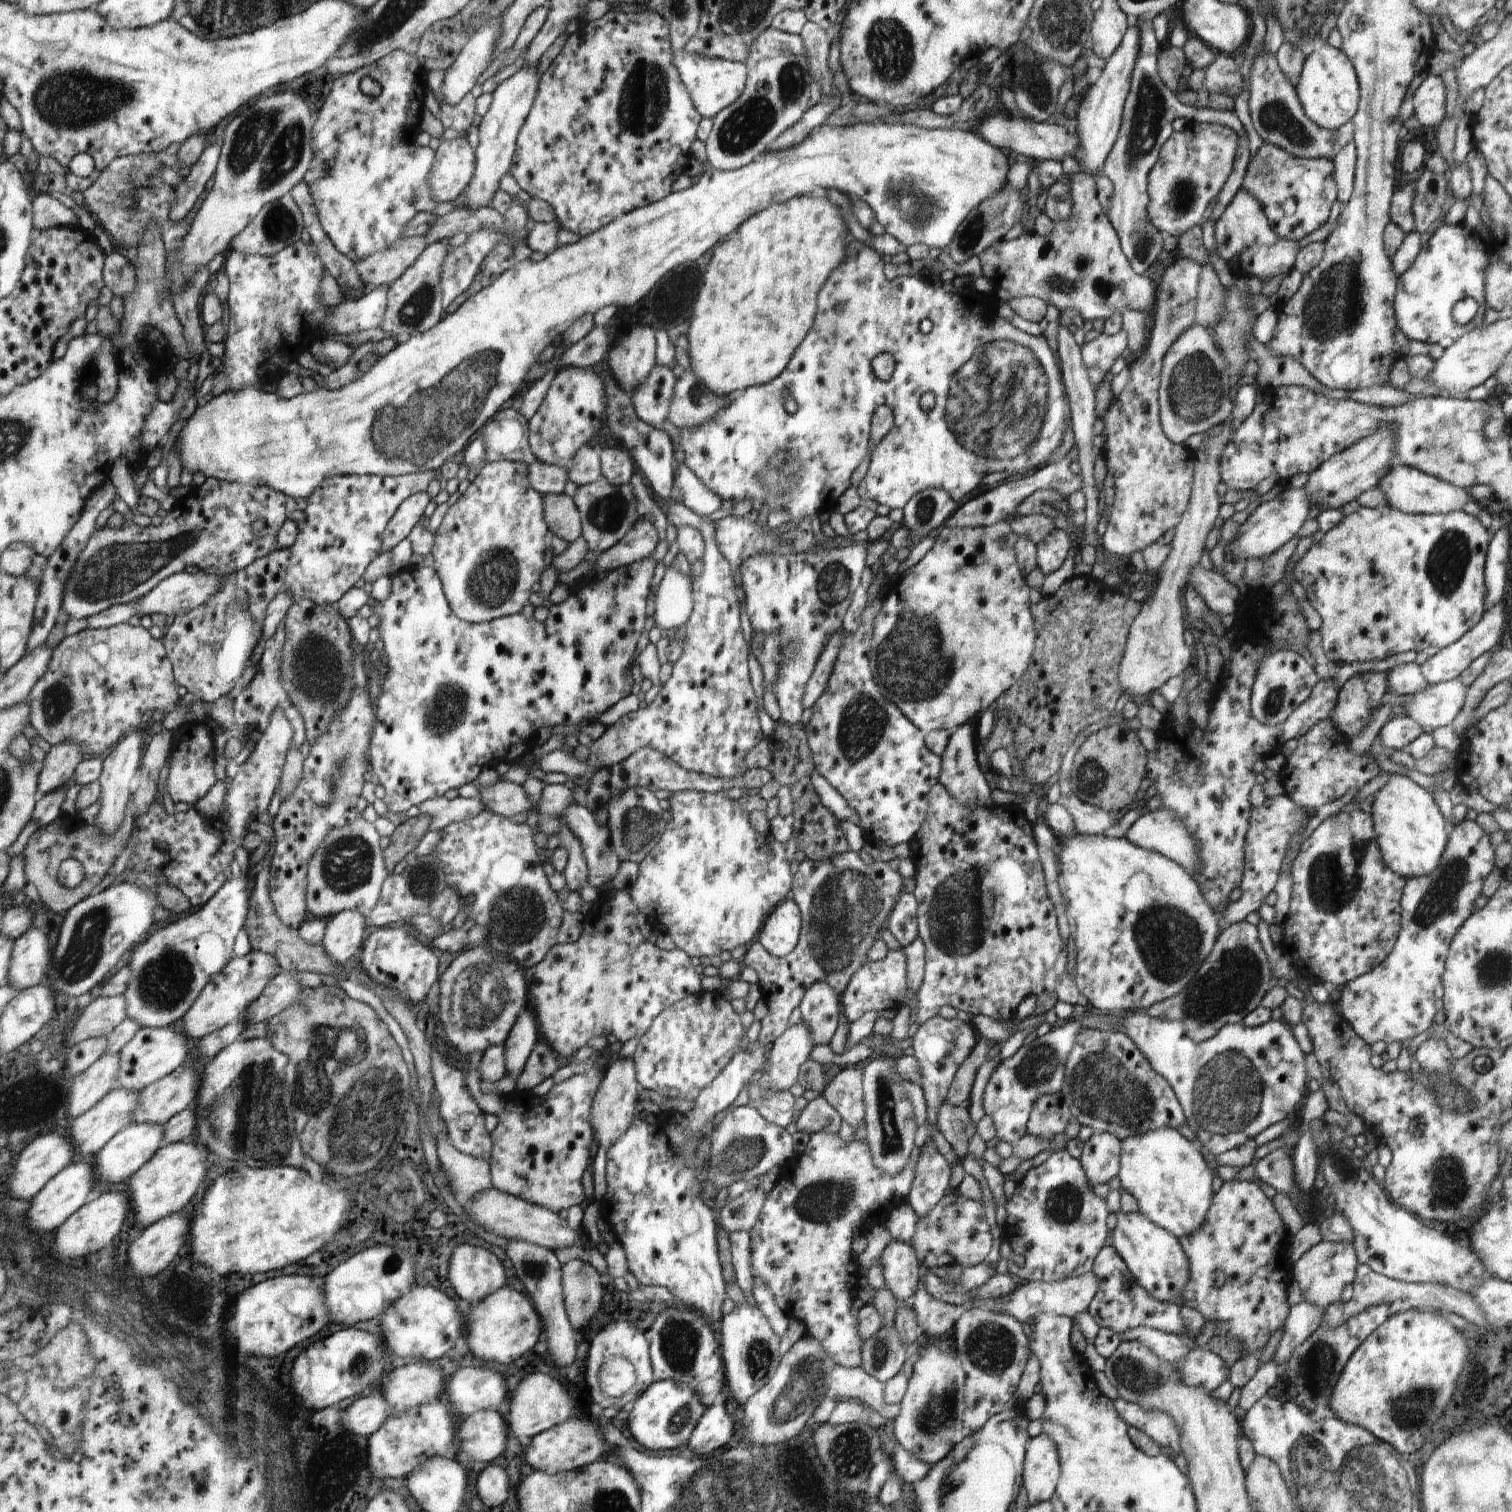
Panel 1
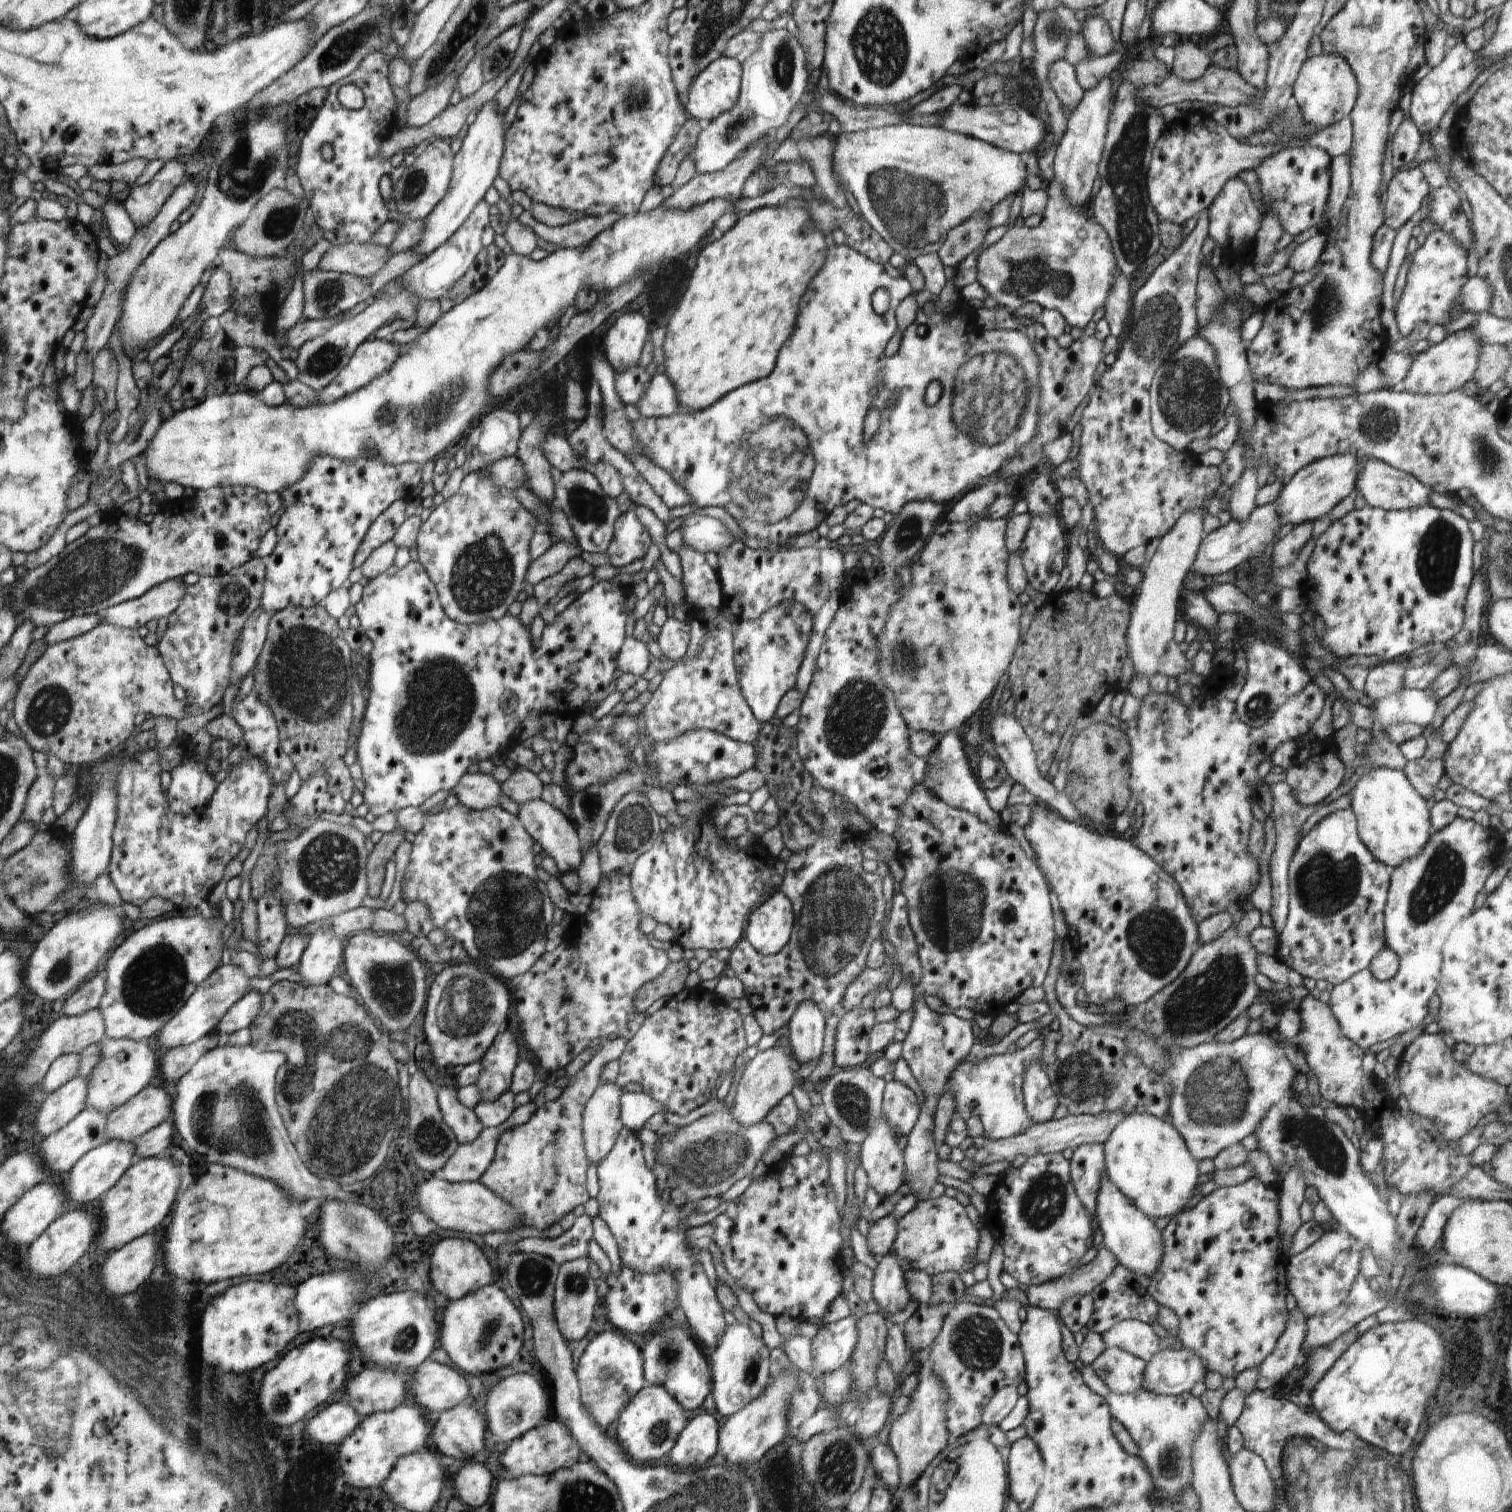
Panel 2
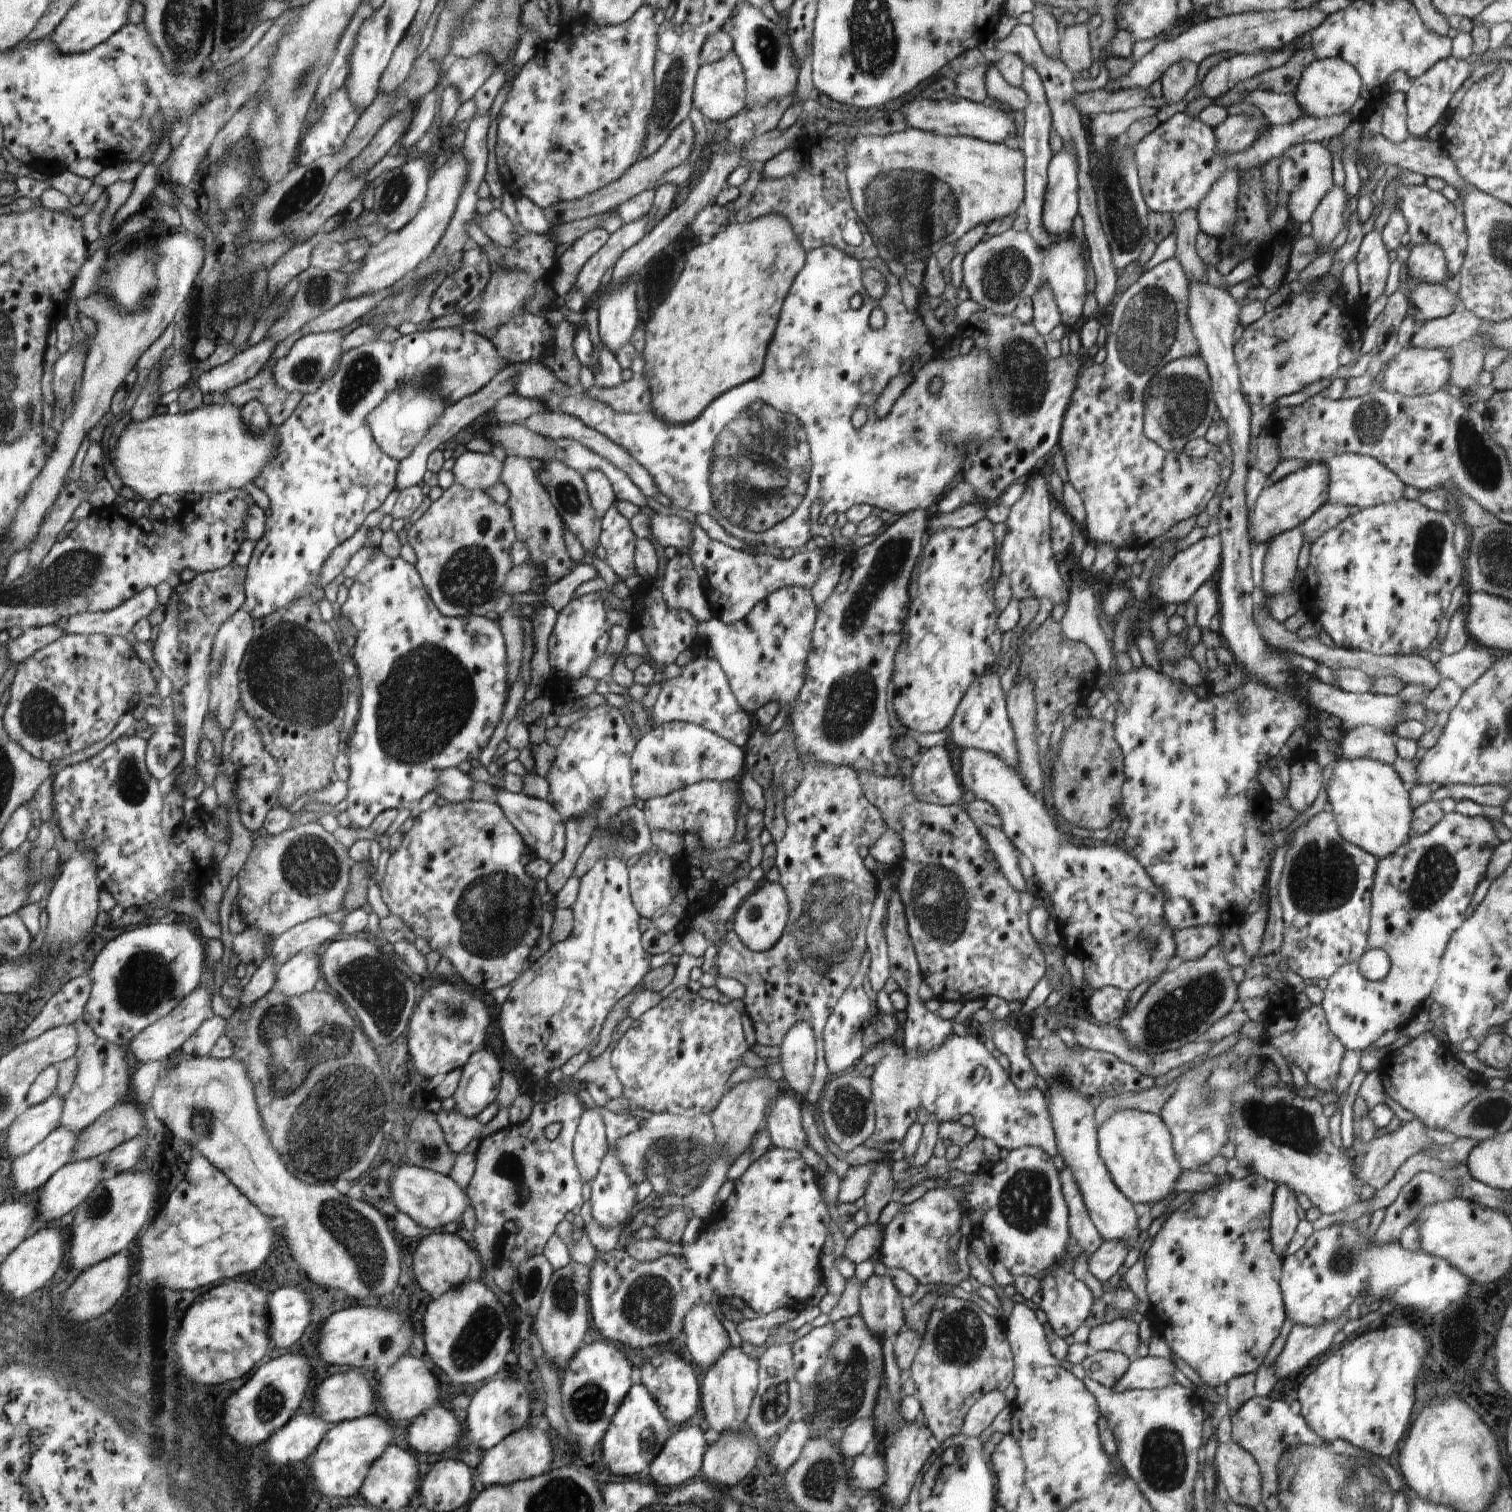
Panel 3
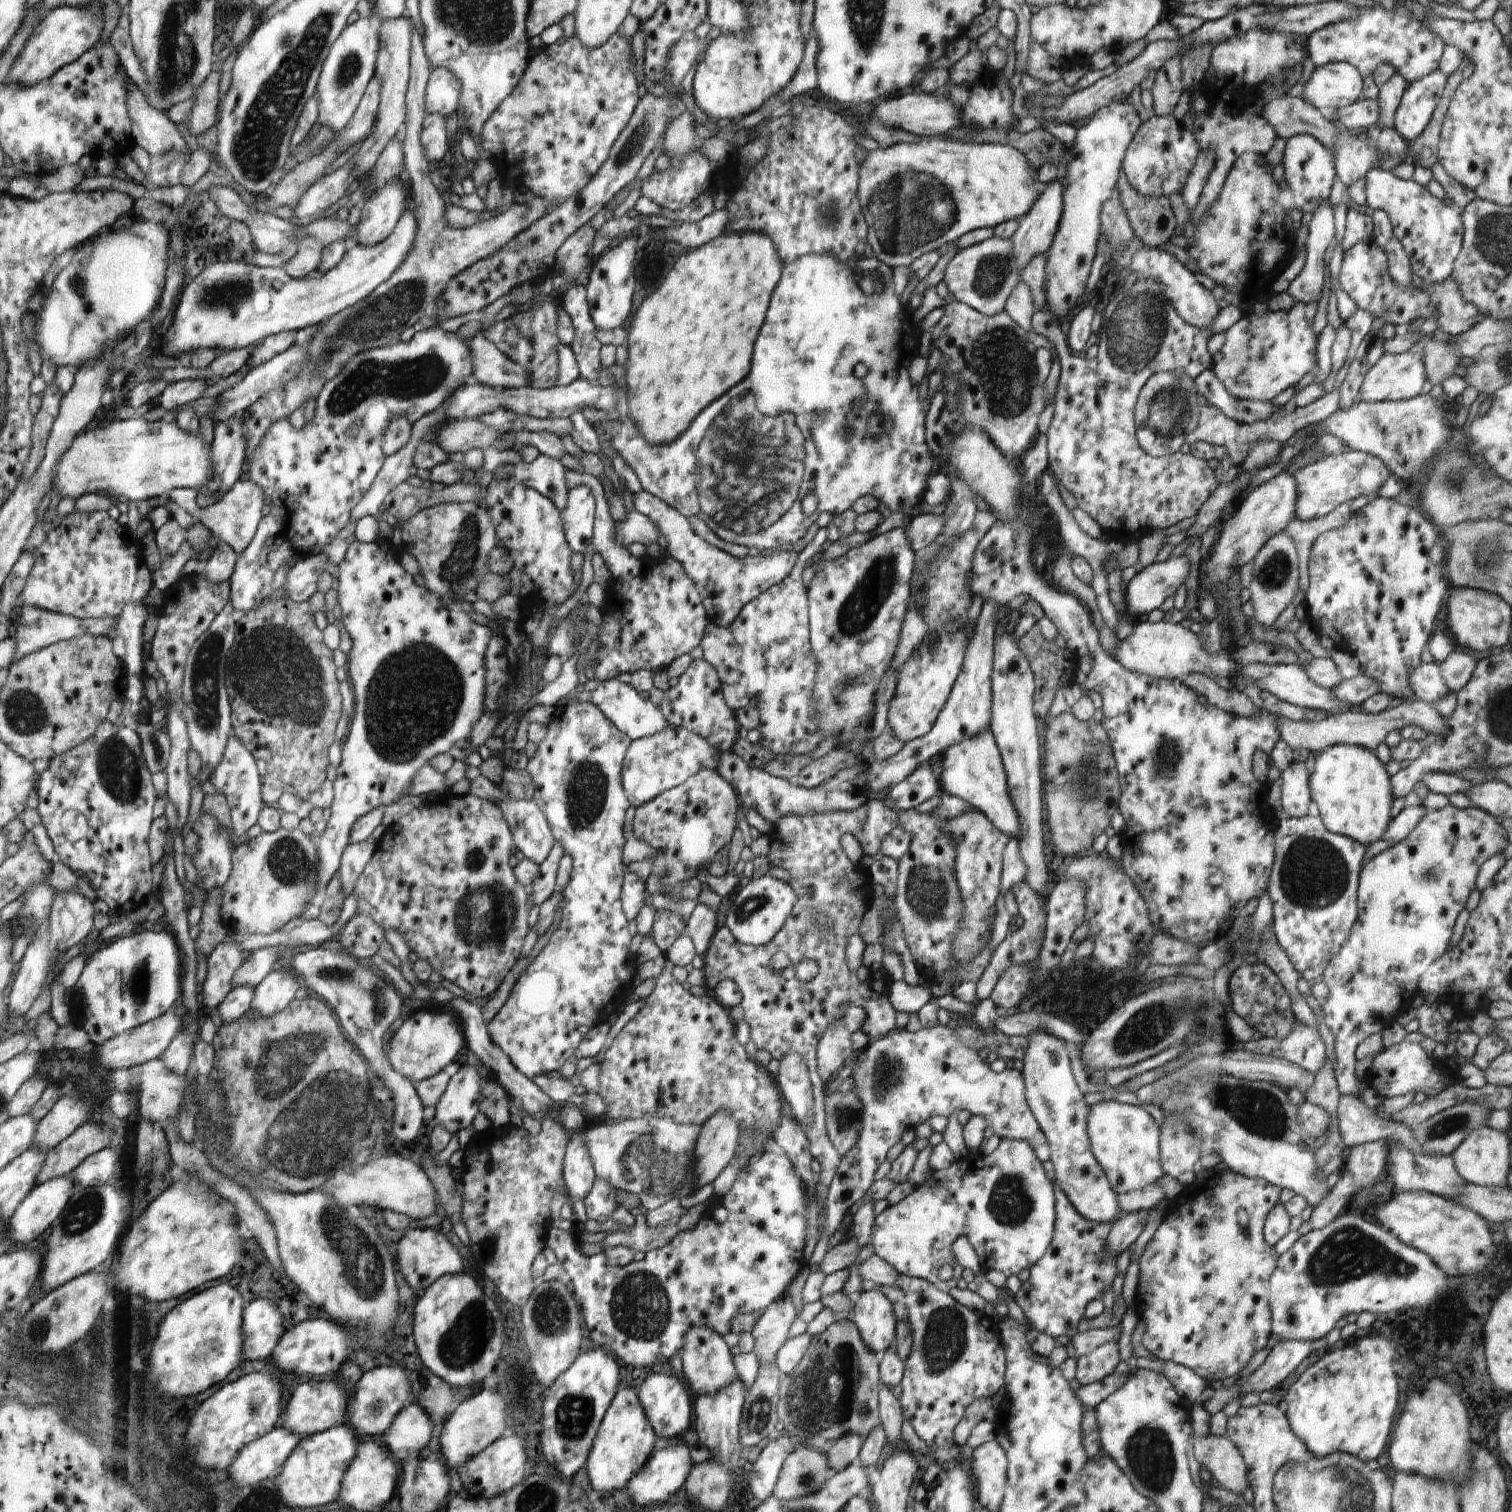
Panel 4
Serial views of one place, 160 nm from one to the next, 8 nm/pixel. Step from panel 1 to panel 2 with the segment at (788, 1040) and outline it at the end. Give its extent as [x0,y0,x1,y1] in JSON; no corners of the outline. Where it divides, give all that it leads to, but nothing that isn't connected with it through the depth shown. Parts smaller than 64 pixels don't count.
[727,1047,799,1126]

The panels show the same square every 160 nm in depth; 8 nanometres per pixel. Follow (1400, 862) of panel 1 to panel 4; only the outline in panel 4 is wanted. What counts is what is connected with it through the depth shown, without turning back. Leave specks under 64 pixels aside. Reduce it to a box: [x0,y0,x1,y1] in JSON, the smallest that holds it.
[1309,745,1394,846]

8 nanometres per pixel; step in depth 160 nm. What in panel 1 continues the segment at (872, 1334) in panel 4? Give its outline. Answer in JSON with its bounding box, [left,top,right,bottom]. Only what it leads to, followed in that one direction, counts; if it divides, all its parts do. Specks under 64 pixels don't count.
[879,1241,922,1301]

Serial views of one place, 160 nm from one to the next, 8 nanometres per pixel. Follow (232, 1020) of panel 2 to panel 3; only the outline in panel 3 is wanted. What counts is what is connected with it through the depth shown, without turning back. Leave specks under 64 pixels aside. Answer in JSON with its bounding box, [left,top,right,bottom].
[178,1014,225,1057]

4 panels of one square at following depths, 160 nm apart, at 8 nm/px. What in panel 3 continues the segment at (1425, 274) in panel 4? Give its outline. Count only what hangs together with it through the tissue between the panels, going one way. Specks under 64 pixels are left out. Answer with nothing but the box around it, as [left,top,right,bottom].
[1393,184,1467,278]

